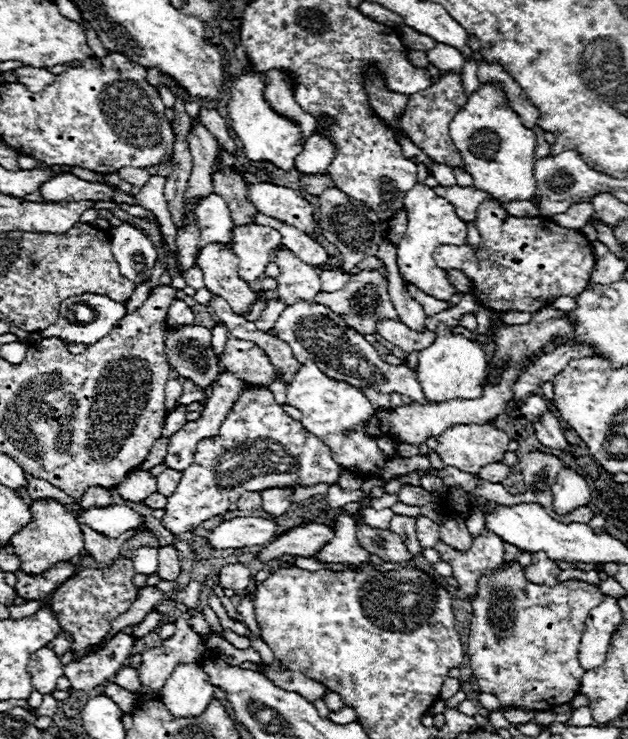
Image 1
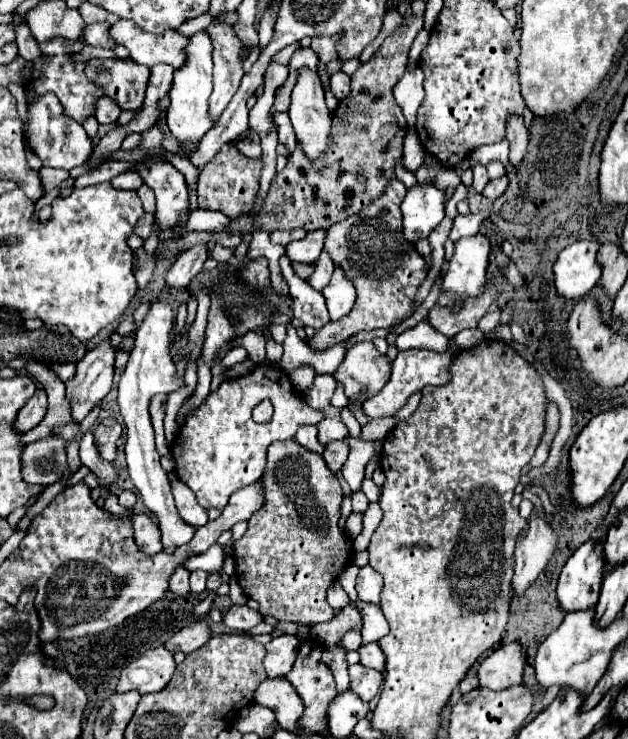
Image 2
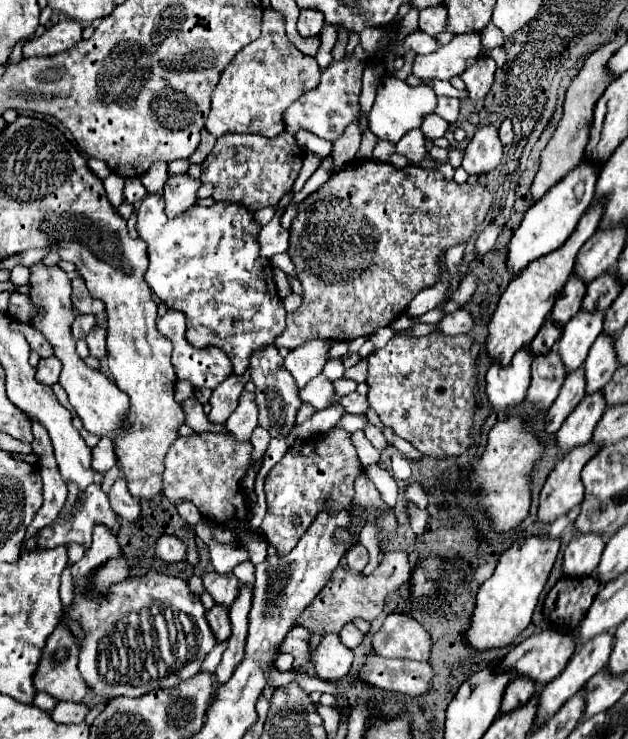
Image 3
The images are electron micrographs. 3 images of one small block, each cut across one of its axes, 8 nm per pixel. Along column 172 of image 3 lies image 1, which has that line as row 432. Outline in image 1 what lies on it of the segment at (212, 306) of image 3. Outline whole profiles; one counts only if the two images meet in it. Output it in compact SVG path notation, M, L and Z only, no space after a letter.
M250 386L242 390L232 410L226 414L220 432L198 444L192 466L182 472L178 490L168 498L162 524L172 534L182 534L196 528L200 522L226 512L244 490L262 492L266 488L314 486L320 482L330 486L338 482L340 470L340 464L330 454L330 446L288 416L266 386Z

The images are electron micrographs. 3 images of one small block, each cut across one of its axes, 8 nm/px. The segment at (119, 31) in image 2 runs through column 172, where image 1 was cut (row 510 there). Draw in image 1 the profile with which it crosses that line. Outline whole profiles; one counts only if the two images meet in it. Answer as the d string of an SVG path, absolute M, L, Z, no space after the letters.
M34 500L32 502L30 526L16 532L10 538L10 546L20 560L20 570L26 574L44 574L58 562L68 562L84 550L84 538L78 520L56 500Z

